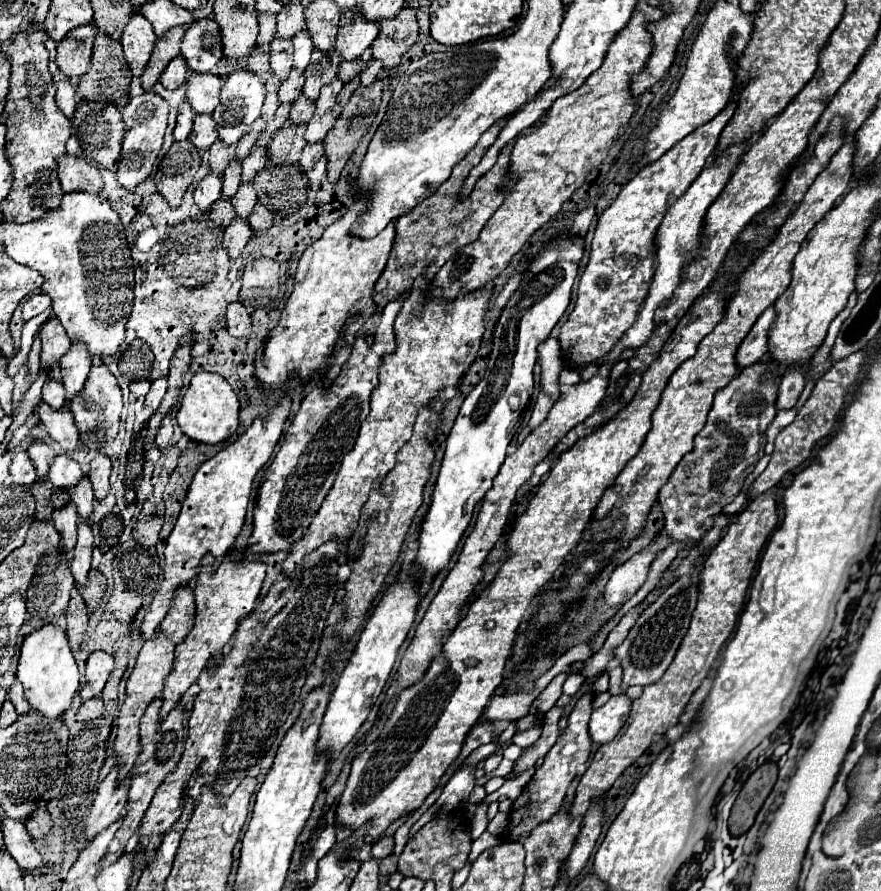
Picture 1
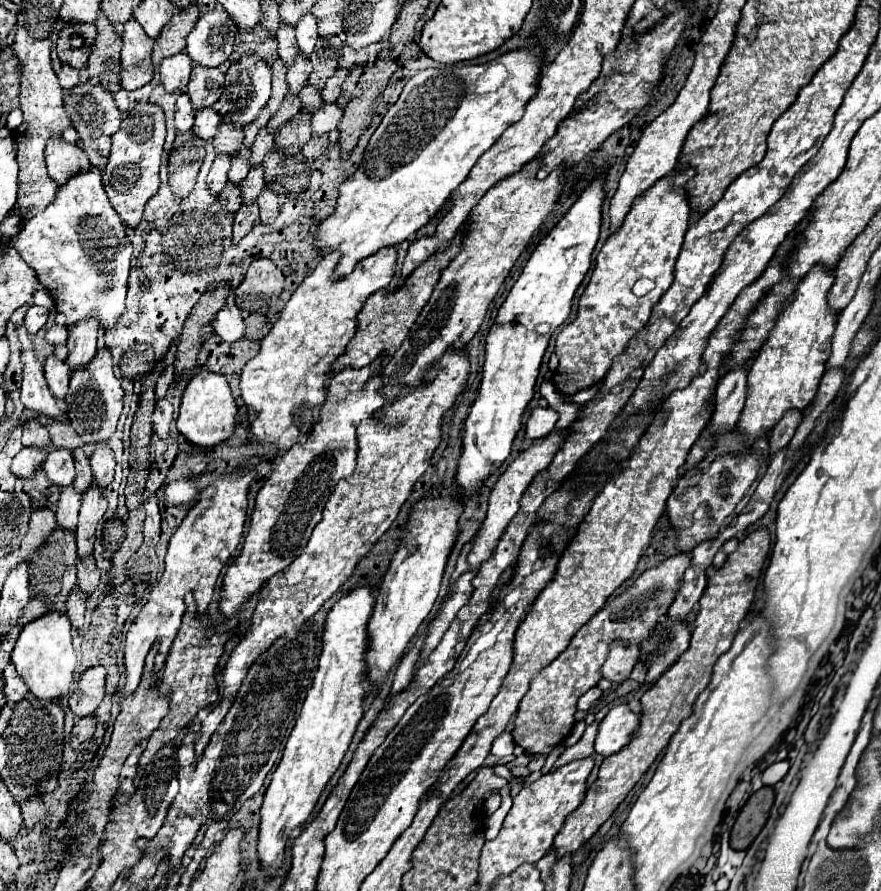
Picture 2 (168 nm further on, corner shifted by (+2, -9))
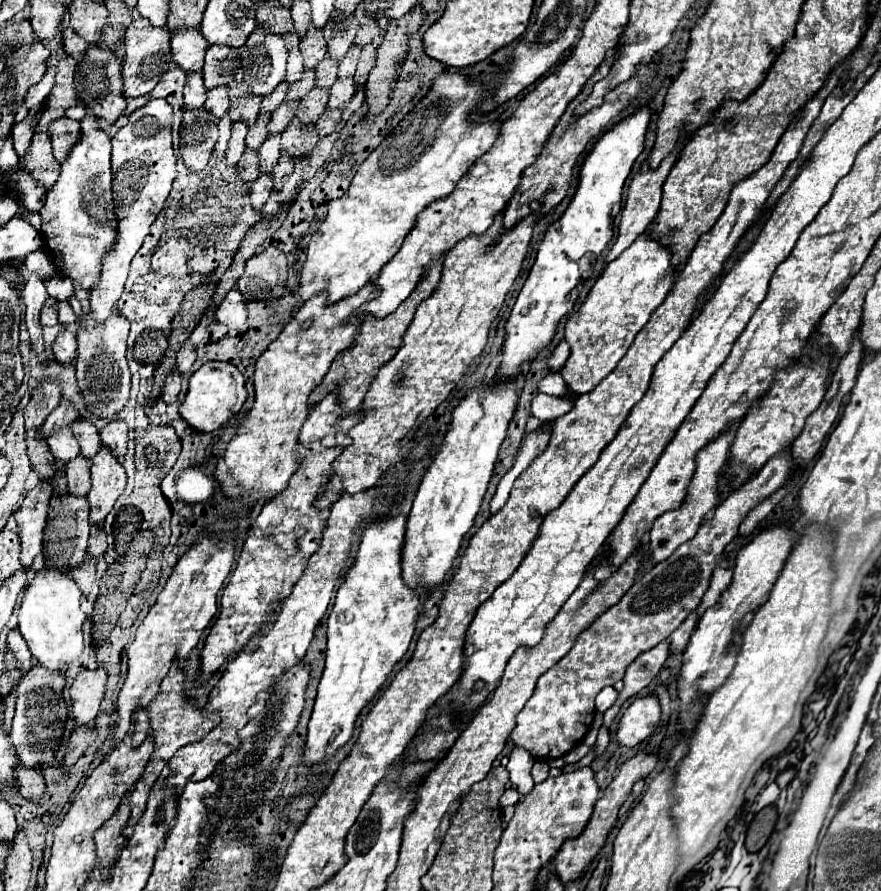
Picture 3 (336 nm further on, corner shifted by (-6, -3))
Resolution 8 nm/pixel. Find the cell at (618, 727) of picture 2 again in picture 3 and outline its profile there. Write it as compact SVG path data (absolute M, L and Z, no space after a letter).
M656 697L636 699L622 715L616 739L624 747L636 747L654 733L660 723L660 703Z

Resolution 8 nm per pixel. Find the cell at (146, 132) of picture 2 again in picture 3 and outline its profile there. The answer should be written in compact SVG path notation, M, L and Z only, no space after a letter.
M152 99L136 109L128 123L112 137L112 193L118 221L114 249L102 257L102 273L96 289L90 291L90 309L96 321L104 321L122 295L130 261L142 247L150 225L156 221L176 179L176 155L172 145L172 107L164 99Z

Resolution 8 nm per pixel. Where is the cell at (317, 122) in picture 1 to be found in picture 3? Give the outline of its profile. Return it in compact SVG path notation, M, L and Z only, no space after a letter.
M338 79L332 87L330 87L330 101L328 101L328 109L342 109L348 107L350 99L354 97L356 85L352 79Z

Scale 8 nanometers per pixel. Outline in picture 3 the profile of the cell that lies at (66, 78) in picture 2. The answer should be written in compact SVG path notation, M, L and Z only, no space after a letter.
M68 27L68 35L64 39L64 47L66 47L66 53L72 55L76 61L84 55L84 49L88 47L86 41L82 41L82 37L78 37L70 27Z

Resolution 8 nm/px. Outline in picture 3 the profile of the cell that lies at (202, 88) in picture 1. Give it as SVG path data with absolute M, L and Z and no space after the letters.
M210 45L206 51L206 63L202 69L206 89L232 83L238 67L240 67L238 49L230 49L226 45Z

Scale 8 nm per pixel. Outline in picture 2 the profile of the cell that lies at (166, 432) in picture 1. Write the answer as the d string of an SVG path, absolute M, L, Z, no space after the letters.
M160 399L160 403L156 403L156 411L152 415L154 433L160 439L166 439L170 435L170 423L172 423L172 405L166 399Z

